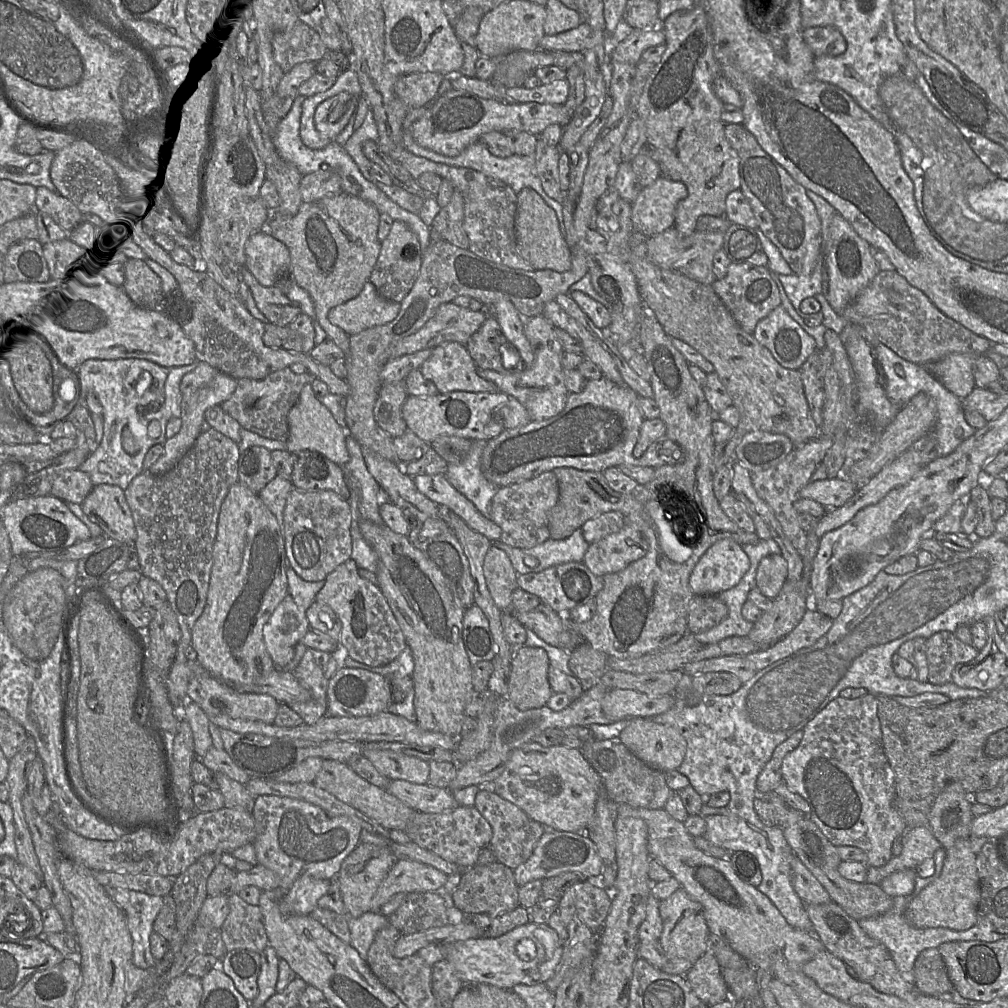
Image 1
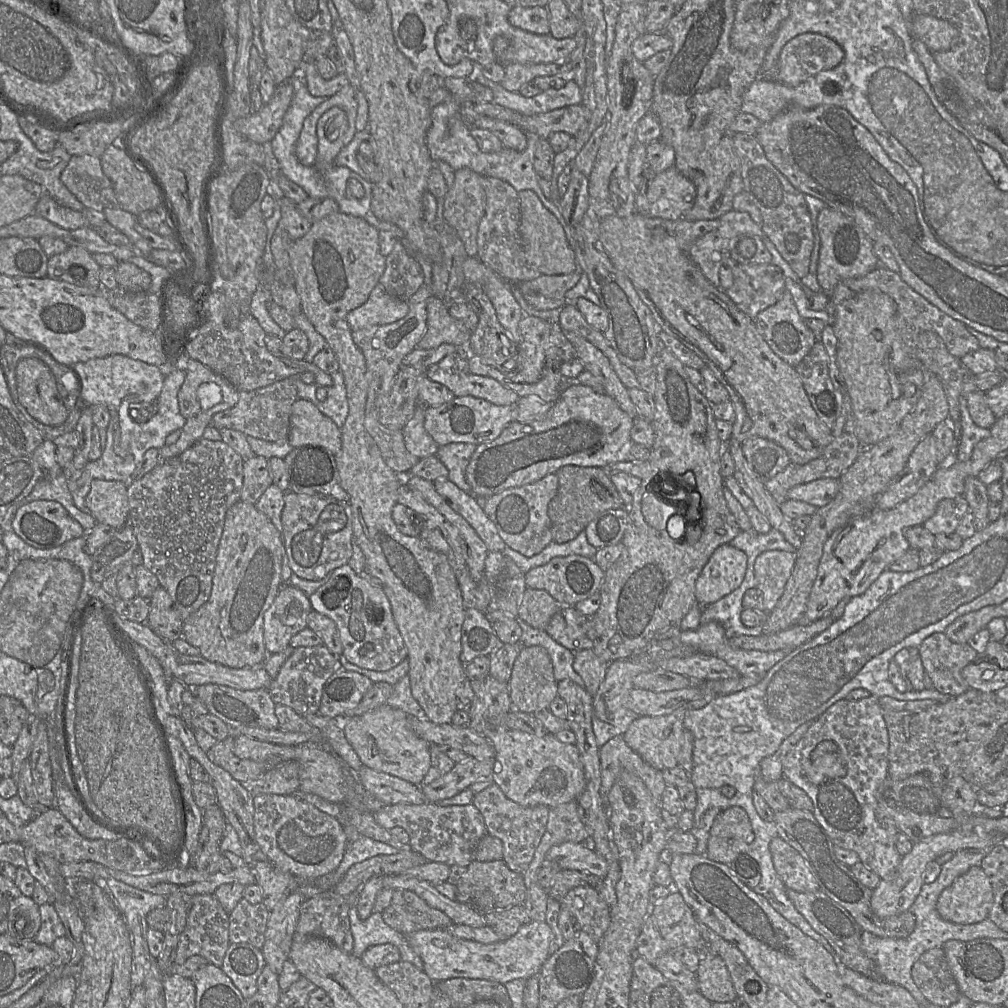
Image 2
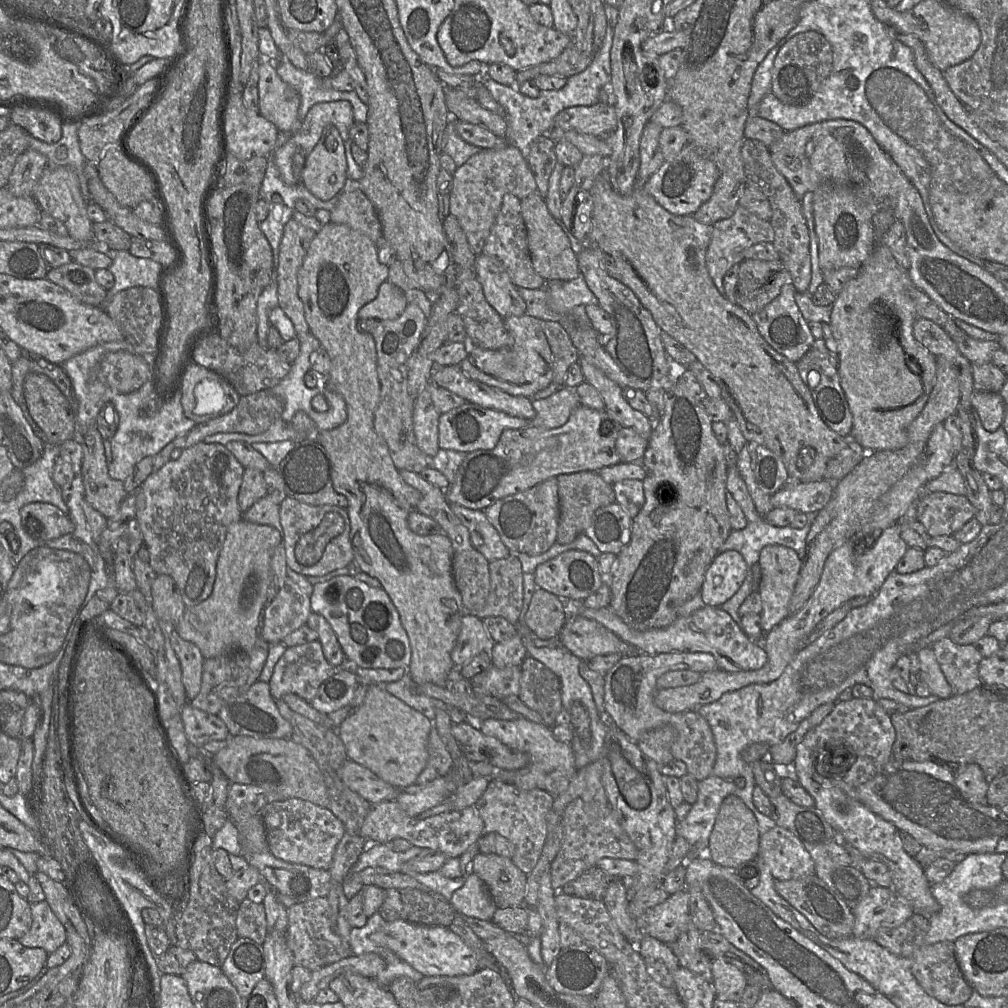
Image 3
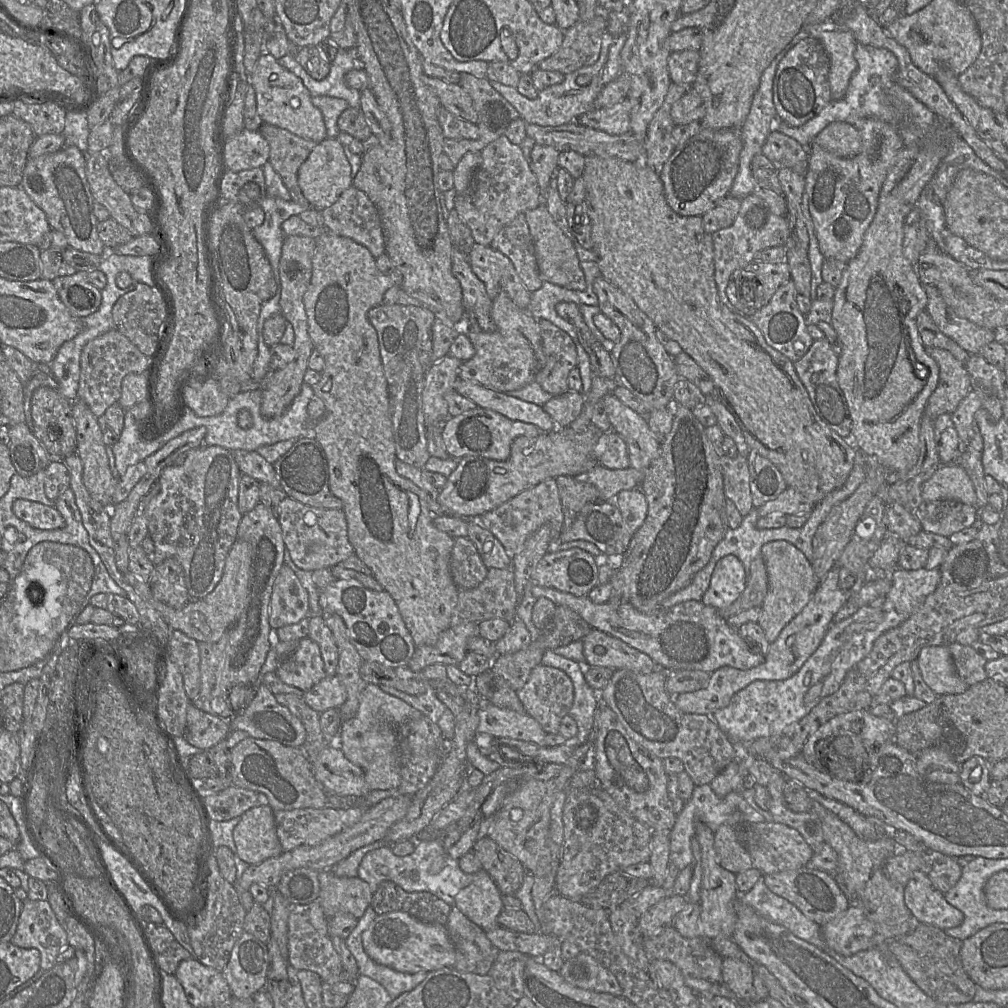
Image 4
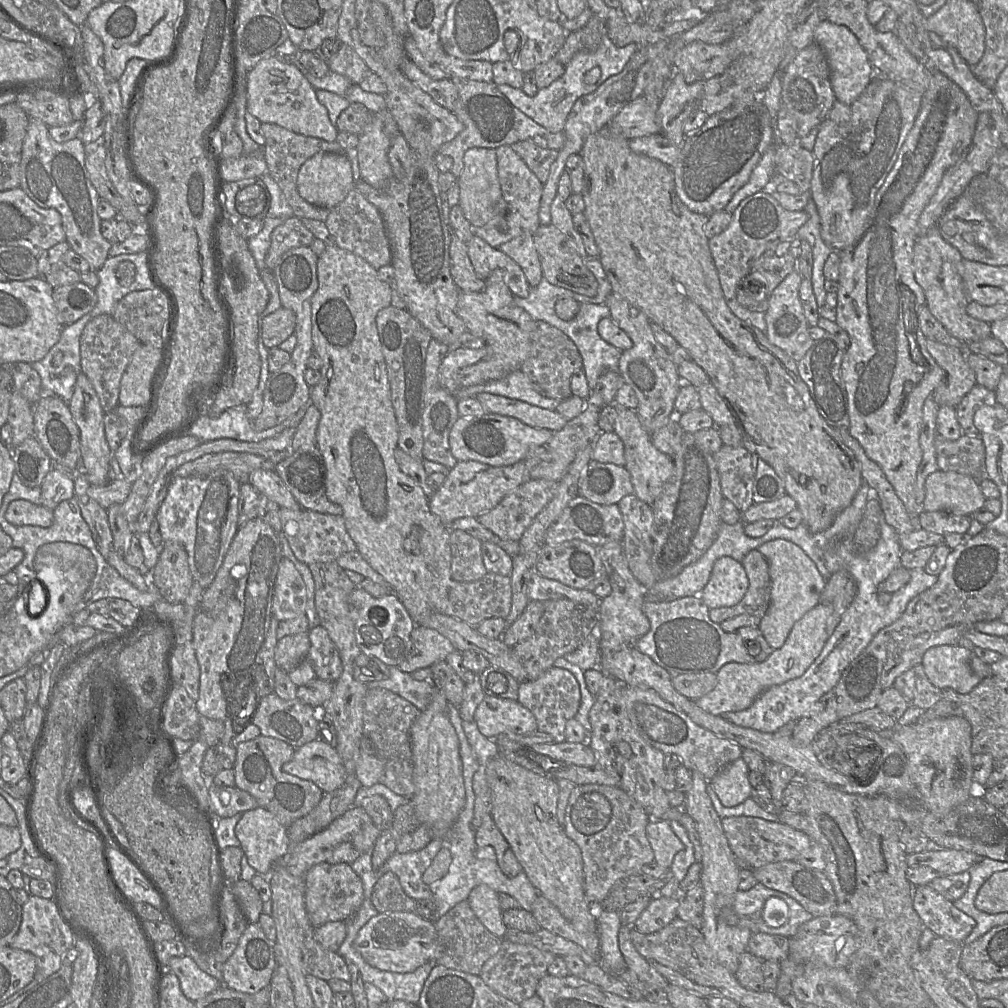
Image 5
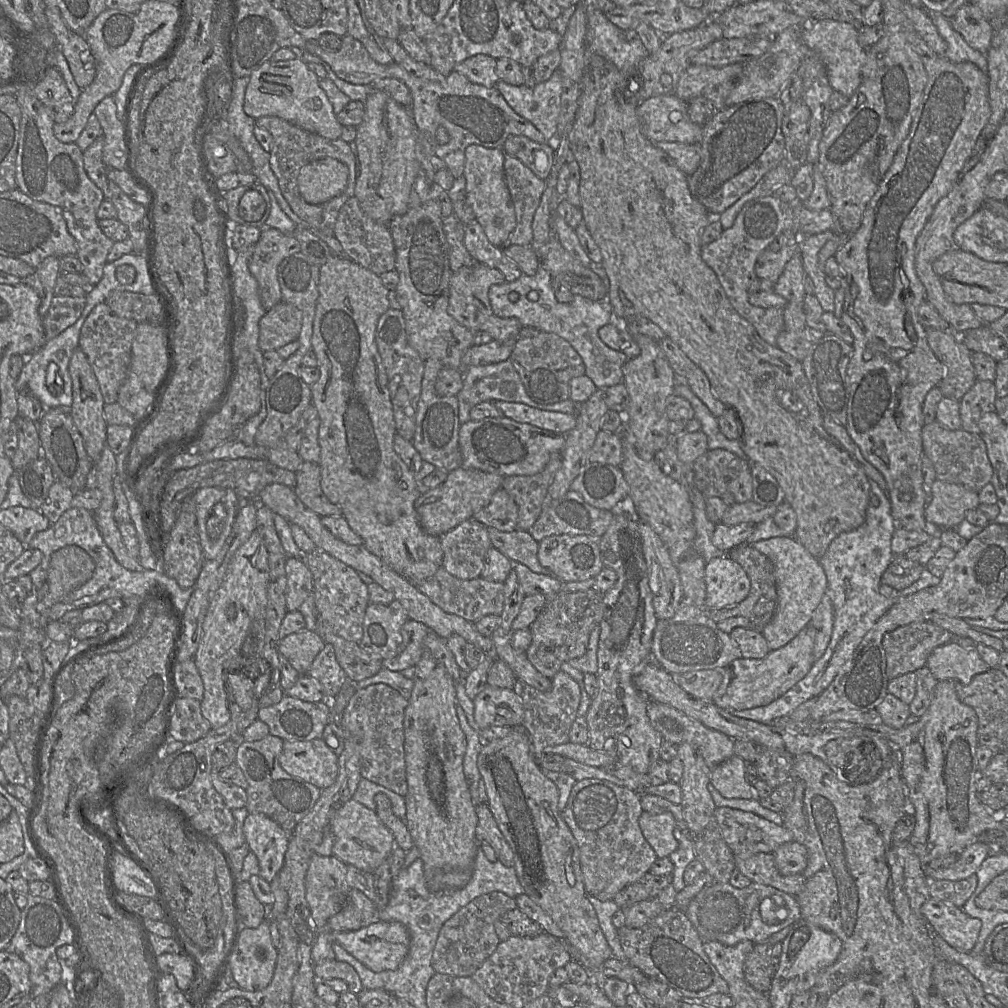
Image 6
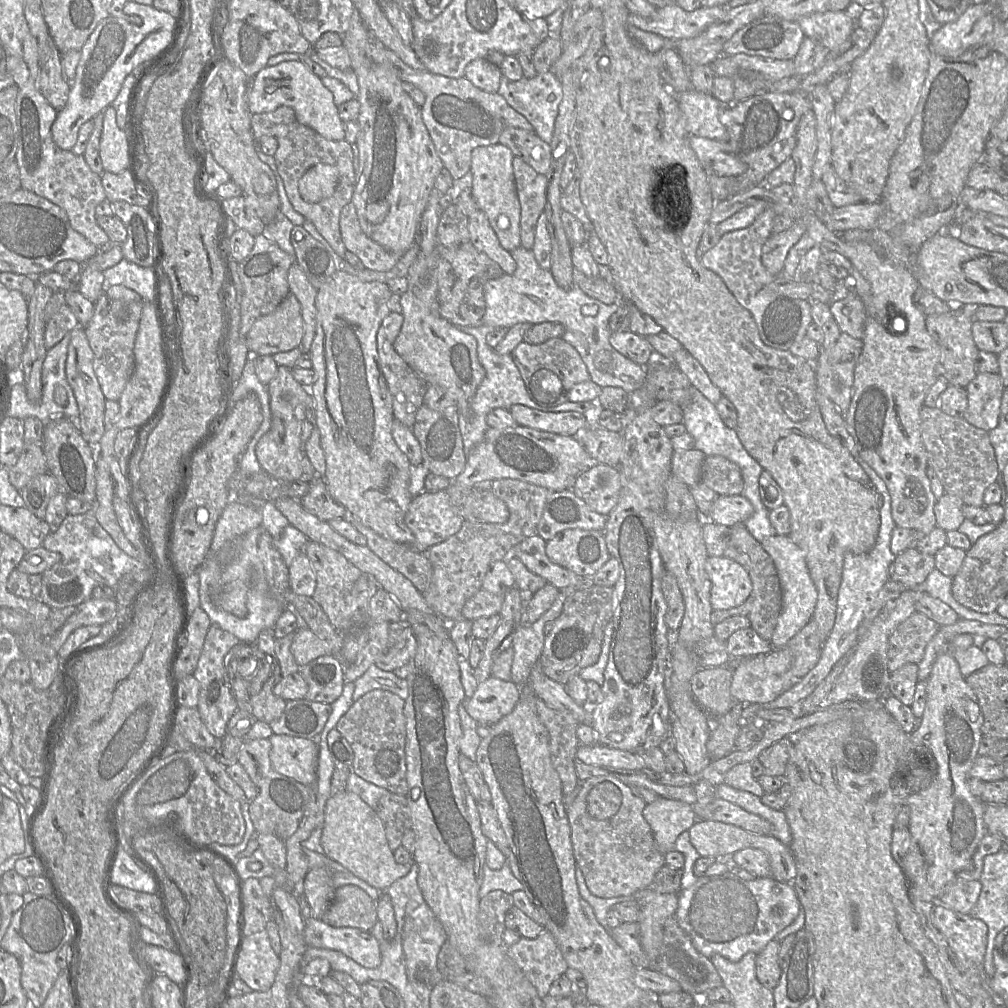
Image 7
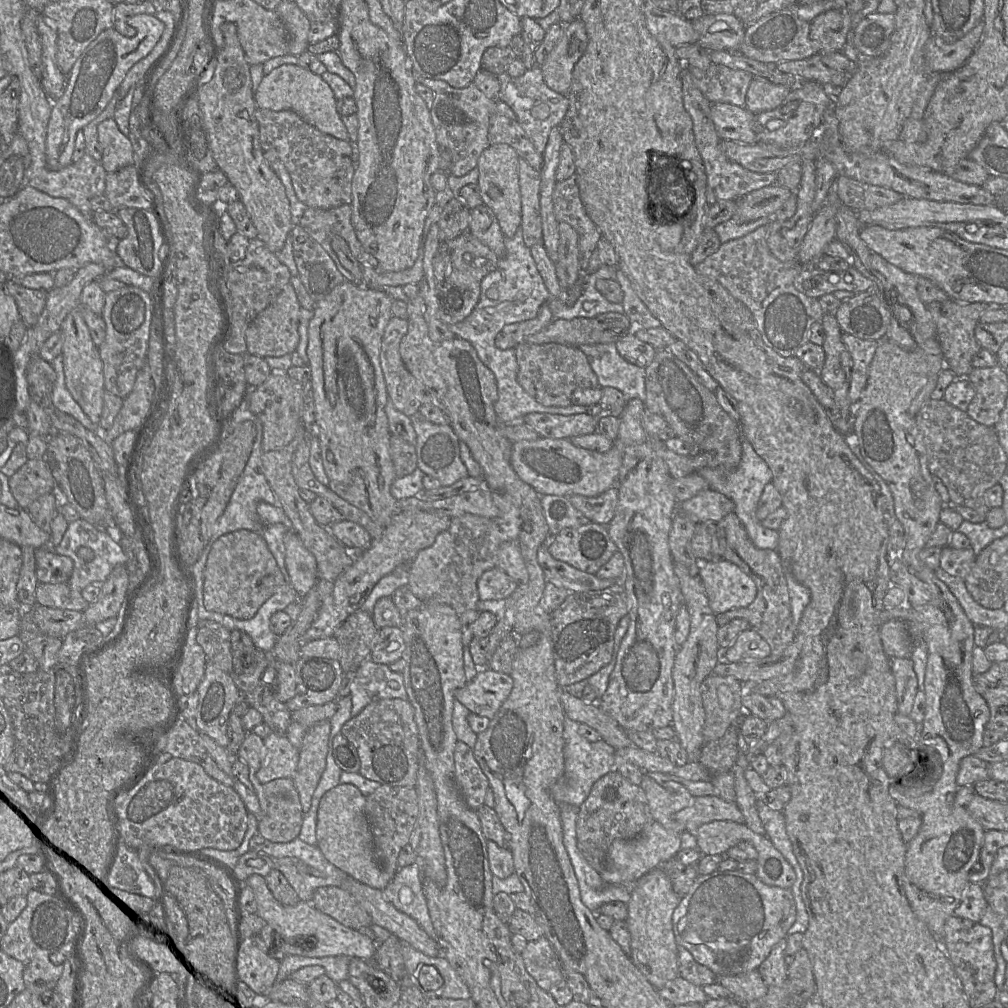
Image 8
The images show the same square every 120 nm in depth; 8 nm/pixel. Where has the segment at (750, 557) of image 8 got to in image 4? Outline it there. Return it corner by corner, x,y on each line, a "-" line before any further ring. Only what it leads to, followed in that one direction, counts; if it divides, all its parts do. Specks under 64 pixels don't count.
762,556
750,565
750,576
742,594
728,607
719,610
719,614
728,619
743,610
761,607
768,589
768,575

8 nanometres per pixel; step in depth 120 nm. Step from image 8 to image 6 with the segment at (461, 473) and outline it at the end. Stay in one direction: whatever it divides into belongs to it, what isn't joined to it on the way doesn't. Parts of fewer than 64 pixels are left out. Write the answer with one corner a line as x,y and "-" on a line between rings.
437,359
425,361
421,395
418,402
416,430
412,443
423,461
450,472
462,465
462,455
459,447
459,407
457,396
439,396
435,390
435,383
442,368
442,363

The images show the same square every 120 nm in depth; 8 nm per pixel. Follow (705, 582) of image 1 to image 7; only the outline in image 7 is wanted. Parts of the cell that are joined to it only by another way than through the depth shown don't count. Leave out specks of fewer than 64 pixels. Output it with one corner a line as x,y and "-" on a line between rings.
725,556
709,557
705,570
711,583
710,602
713,610
726,610
744,603
752,592
747,570

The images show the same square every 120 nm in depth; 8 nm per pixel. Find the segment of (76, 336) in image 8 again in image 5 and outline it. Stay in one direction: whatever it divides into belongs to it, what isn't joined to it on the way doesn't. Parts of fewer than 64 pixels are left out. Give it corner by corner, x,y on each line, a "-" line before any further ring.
80,372
77,376
74,394
69,401
69,411
80,432
82,473
92,486
105,484
108,479
110,449
105,437
104,414
98,395
87,376

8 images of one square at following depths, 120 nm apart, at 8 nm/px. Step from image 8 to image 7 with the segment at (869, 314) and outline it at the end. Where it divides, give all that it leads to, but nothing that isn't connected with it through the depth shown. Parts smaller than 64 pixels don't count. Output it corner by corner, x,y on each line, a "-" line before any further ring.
849,294
843,300
832,301
830,311
842,333
862,340
867,313
857,295

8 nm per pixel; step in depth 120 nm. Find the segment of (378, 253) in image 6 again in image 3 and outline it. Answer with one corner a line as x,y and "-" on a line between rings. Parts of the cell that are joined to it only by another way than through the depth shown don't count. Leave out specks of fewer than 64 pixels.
360,189
338,193
337,203
330,210
330,222
344,224
368,236
378,247
383,241
382,226
369,198

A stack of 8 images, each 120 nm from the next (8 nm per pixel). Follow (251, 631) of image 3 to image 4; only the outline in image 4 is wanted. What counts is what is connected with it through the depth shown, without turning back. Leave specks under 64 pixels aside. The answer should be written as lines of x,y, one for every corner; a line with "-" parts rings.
237,539
228,553
221,579
214,590
200,600
190,600
181,609
174,609
157,600
149,584
132,572
124,575
136,592
160,614
171,629
179,630
197,642
214,643
236,623
248,603
250,566
250,546
247,542

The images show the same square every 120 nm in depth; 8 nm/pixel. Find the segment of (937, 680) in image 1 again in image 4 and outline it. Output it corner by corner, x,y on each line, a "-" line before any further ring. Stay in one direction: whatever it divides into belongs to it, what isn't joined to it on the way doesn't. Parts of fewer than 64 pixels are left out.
957,642
948,645
958,676
969,687
987,678
985,664
988,662
972,646

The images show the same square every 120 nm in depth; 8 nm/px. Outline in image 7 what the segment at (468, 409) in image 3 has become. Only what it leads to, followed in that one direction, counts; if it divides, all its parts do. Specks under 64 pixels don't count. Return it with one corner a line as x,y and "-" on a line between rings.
521,425
489,427
484,439
468,453
464,470
452,482
465,487
479,487
496,479
516,479
544,487
550,492
561,491
572,489
577,477
597,463
578,437

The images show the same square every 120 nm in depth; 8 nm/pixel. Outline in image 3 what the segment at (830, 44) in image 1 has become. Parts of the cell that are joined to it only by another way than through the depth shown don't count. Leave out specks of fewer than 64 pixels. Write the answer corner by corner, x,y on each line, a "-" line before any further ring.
816,31
795,35
779,50
771,70
771,92
783,103
807,104
829,77
833,66
833,50
828,40

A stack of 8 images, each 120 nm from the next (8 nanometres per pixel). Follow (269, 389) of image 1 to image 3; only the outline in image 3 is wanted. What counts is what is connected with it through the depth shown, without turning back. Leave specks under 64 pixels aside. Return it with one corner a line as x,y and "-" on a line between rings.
262,390
246,396
241,396
237,406
229,413
209,419
197,424
190,430
180,434
168,443
160,452
153,456
153,472
159,470
164,464
171,460
171,453
174,449
185,449
199,442
204,438
216,433
244,433
258,435
267,431
270,426
281,416
284,409
283,401
269,391

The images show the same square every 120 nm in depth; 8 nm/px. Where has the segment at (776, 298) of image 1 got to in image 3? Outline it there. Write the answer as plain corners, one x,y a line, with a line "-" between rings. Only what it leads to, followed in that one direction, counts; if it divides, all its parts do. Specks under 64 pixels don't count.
744,260
738,266
736,304
752,315
772,302
786,283
791,283
791,275
780,260

